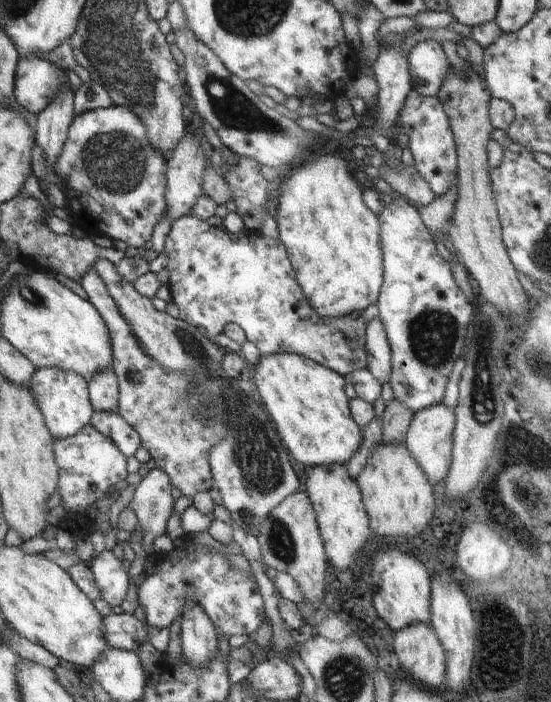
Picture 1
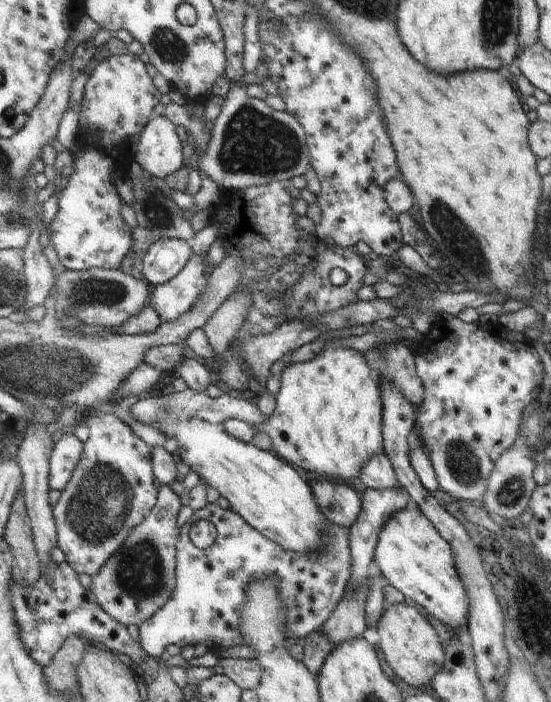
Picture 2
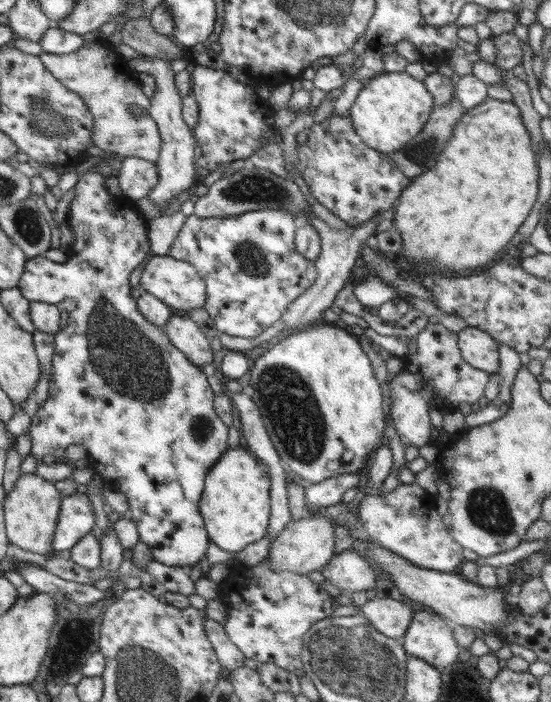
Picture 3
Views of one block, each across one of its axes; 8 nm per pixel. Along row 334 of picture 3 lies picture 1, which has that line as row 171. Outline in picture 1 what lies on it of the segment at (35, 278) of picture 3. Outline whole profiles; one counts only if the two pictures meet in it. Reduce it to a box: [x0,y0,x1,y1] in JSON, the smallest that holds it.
[55,105,167,249]

